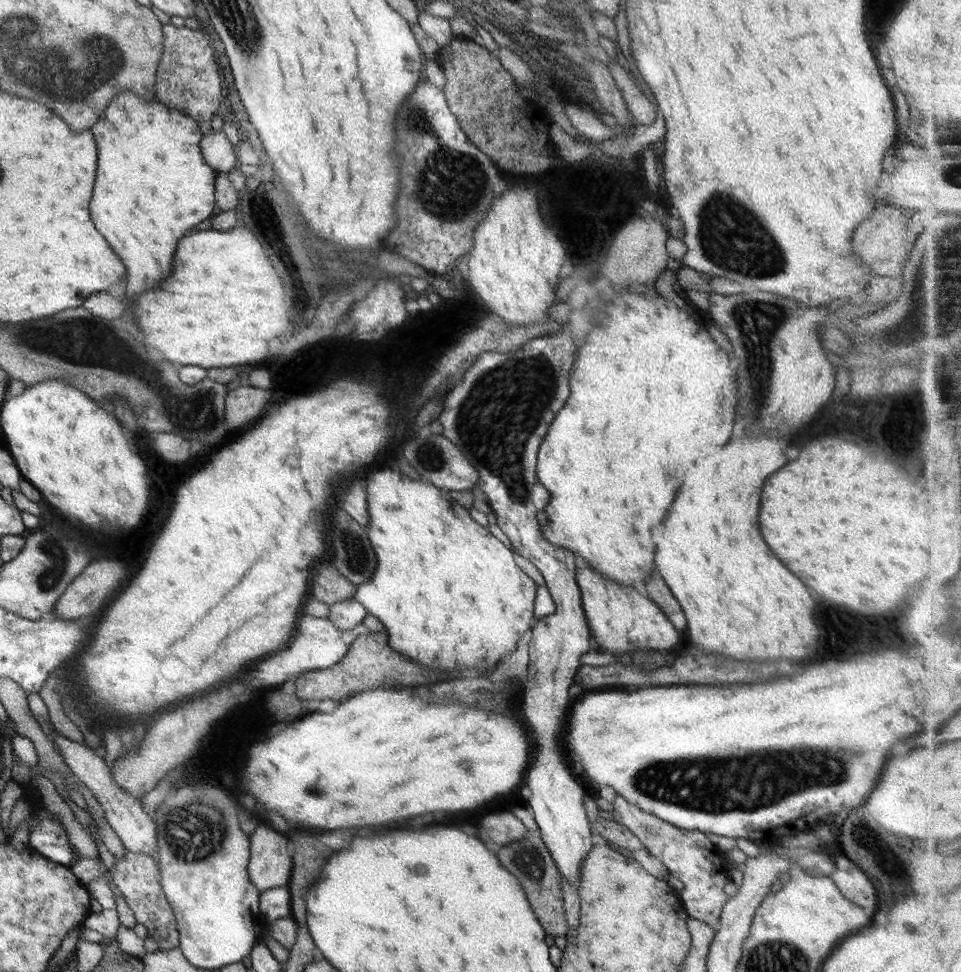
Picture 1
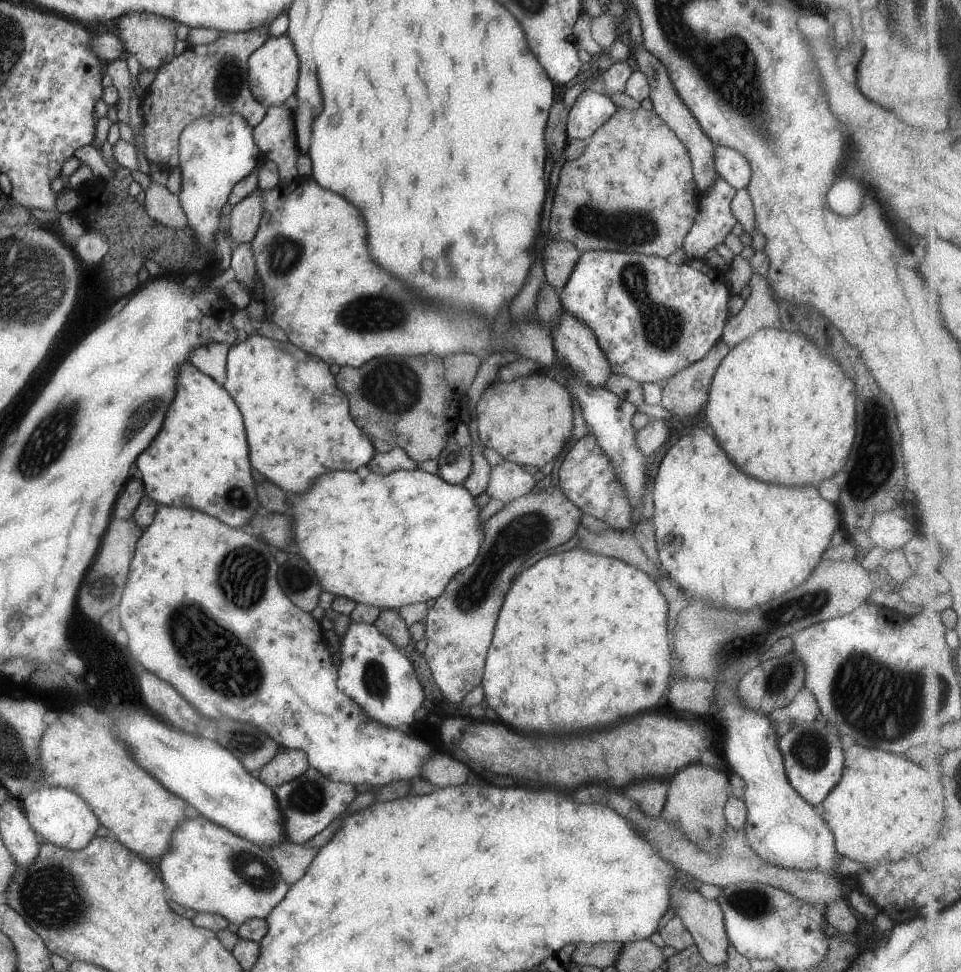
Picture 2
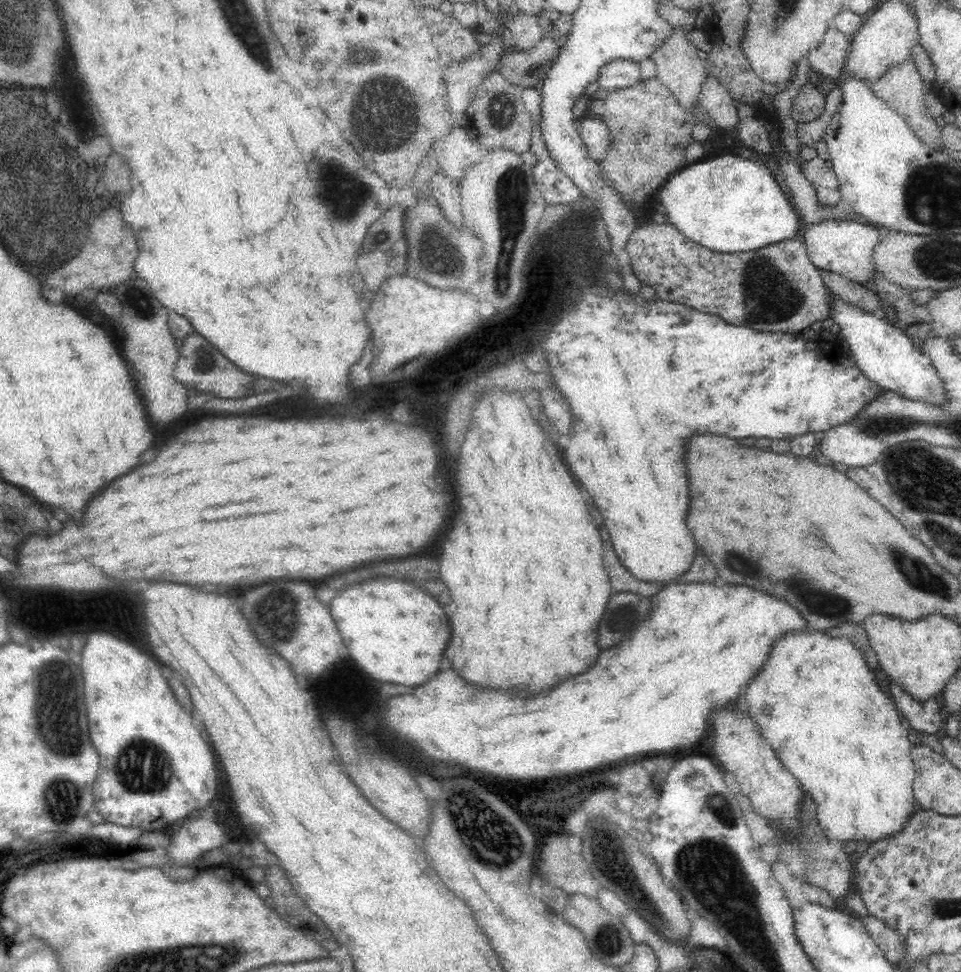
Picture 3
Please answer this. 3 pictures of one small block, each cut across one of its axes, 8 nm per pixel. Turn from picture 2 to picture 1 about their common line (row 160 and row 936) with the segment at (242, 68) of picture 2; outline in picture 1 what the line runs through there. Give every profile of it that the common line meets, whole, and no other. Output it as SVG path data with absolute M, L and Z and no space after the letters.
M125 849L123 859L115 858L113 871L110 872L113 884L117 886L122 894L126 906L133 912L136 923L145 926L147 937L158 944L158 950L169 950L171 947L178 946L178 933L175 930L175 918L168 904L165 894L163 894L158 866L152 856L148 853L136 854Z

